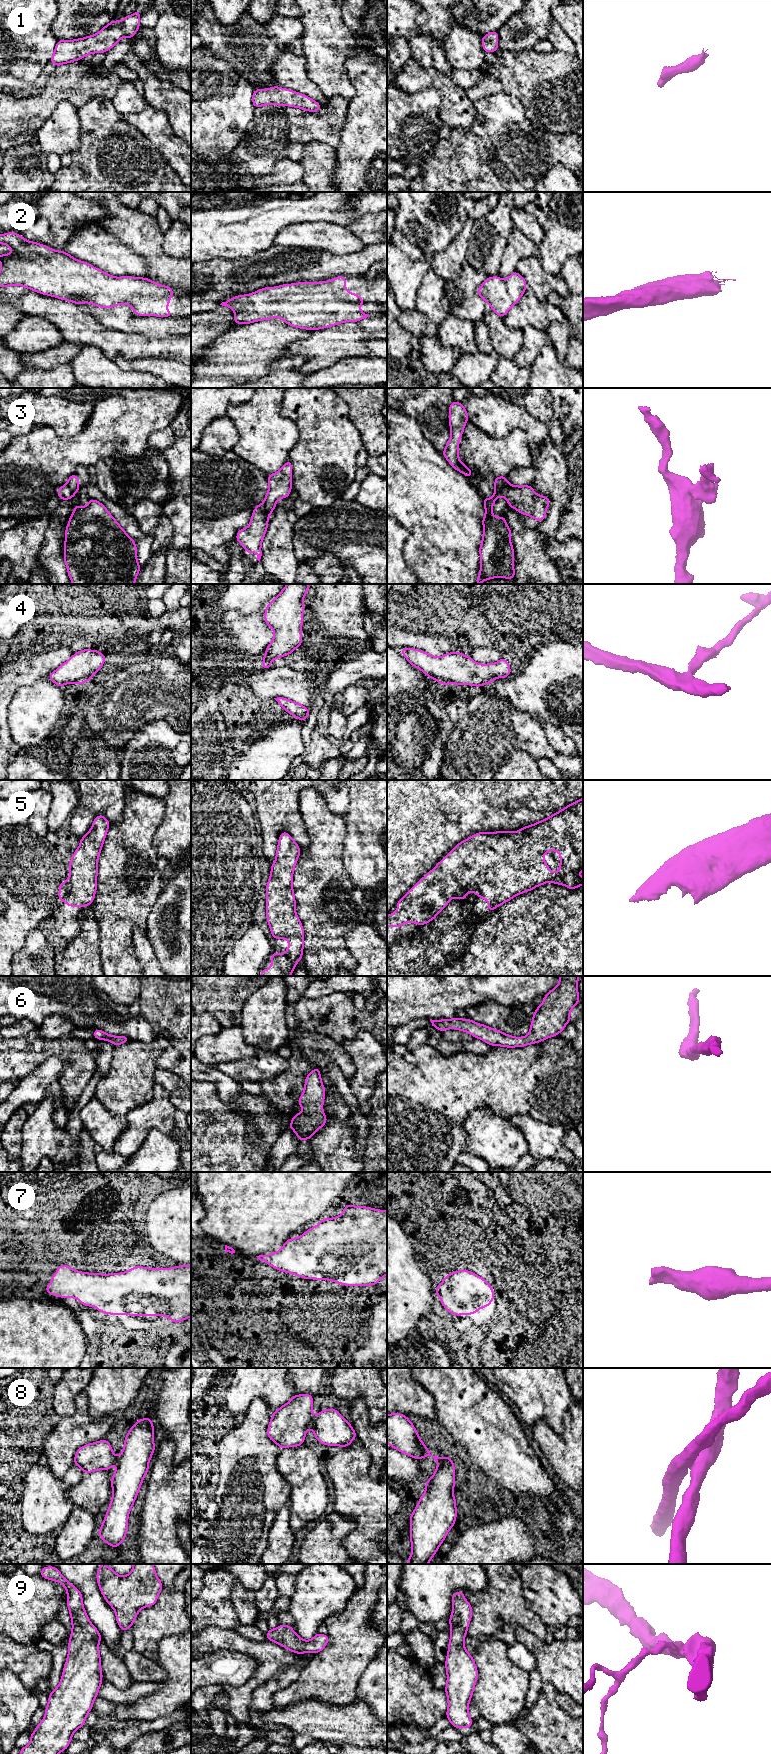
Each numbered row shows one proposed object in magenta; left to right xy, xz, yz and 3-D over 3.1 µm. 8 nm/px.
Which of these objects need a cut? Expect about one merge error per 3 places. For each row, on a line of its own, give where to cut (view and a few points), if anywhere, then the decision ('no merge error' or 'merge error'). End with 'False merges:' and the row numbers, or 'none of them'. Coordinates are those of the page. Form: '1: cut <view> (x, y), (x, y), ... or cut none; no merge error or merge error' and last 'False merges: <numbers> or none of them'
1: cut none; no merge error
2: cut none; no merge error
3: cut yz (510, 485), (505, 487), (499, 494); merge error
4: cut none; no merge error
5: cut none; no merge error
6: cut none; no merge error
7: cut none; no merge error
8: cut xz (314, 1416), (309, 1427); merge error
9: cut none; no merge error
False merges: 3, 8

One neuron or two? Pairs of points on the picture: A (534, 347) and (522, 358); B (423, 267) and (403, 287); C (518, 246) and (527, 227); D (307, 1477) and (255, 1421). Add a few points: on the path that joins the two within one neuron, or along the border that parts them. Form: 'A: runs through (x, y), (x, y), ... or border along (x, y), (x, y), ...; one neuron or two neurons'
A: runs through (531, 349), (525, 355); one neuron
B: runs through (418, 272), (408, 282); one neuron
C: border along (515, 226), (537, 246); two neurons
D: border along (279, 1449), (277, 1470), (280, 1473); two neurons

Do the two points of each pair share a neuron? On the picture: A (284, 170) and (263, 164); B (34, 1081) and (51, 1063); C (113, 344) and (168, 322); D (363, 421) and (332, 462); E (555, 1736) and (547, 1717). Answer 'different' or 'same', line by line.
A: different
B: same
C: different
D: different
E: same

